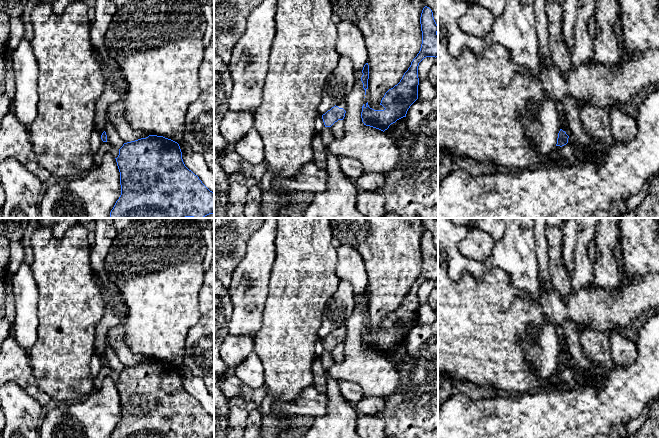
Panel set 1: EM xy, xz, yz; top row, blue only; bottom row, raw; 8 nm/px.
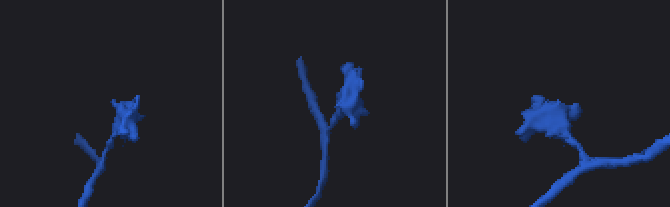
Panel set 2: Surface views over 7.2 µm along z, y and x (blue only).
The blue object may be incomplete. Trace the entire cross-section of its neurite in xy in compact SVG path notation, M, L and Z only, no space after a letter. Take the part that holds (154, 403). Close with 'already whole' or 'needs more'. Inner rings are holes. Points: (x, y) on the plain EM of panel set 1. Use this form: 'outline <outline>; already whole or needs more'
outline M149 359L124 367L115 383L120 396L121 419L110 438L214 438L214 416L185 390L177 366L163 360Z; already whole

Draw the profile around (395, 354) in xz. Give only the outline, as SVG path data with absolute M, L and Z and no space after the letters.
M403 341L397 344L395 347L391 348L384 357L390 361L392 364L398 367L399 363L401 362L401 358L407 352L407 344L406 341Z

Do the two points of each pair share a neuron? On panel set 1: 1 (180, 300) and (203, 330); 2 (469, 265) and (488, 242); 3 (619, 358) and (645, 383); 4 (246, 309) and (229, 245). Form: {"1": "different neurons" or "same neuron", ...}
{"1": "different neurons", "2": "different neurons", "3": "different neurons", "4": "different neurons"}

